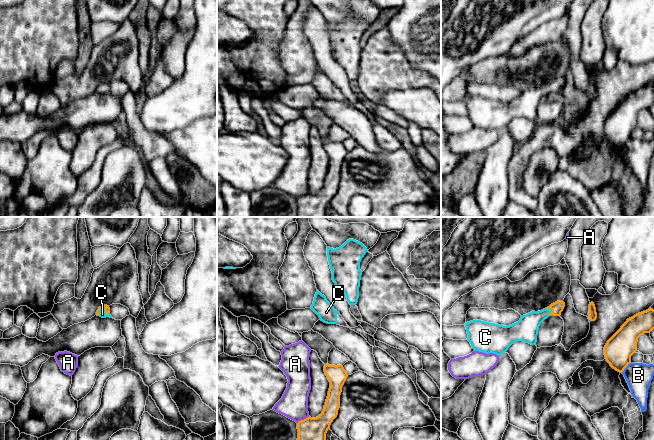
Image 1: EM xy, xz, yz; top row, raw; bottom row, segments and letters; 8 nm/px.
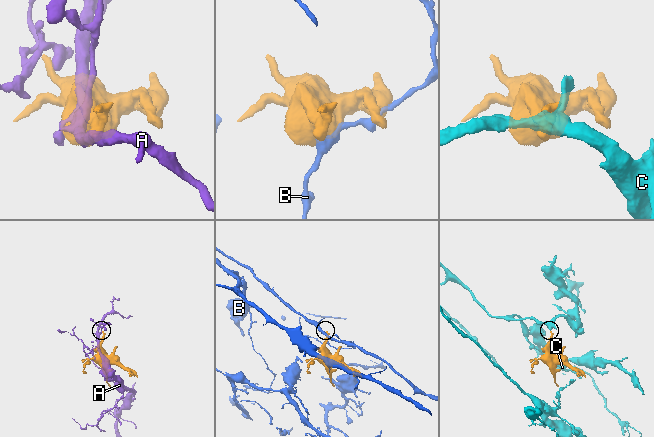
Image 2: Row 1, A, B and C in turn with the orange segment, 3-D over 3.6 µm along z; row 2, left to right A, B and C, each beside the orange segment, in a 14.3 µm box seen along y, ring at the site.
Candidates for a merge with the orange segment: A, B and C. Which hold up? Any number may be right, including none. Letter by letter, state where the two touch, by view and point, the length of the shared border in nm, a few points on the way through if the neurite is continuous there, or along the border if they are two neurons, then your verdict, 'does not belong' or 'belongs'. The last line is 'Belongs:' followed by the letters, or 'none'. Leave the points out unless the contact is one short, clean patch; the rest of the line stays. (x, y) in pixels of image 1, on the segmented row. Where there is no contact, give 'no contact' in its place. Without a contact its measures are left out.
A: meets orange in xz at (304, 419); contact 120 nm long; does not belong
B: meets orange in yz at (626, 366); contact 120 nm long; does not belong
C: meets orange in xy at (105, 310); contact 90 nm long; runs through xy (107, 310), (105, 310), (102, 314); belongs
Belongs: C

